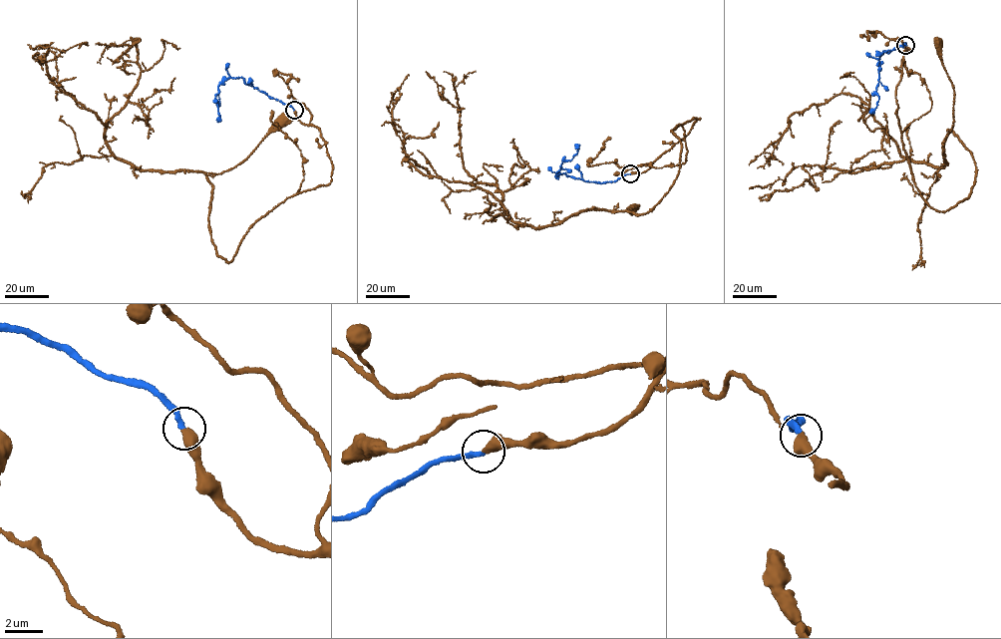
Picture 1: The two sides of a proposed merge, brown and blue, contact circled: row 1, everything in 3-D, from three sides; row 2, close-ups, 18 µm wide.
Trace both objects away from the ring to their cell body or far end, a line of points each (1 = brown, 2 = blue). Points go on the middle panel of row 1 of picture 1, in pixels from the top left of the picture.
1: (630, 173), (700, 118), (671, 131), (681, 145), (679, 171), (654, 206), (638, 215), (611, 211), (634, 207)
2: (630, 173), (615, 181), (601, 182), (557, 174), (564, 161), (570, 160), (578, 152), (575, 144)

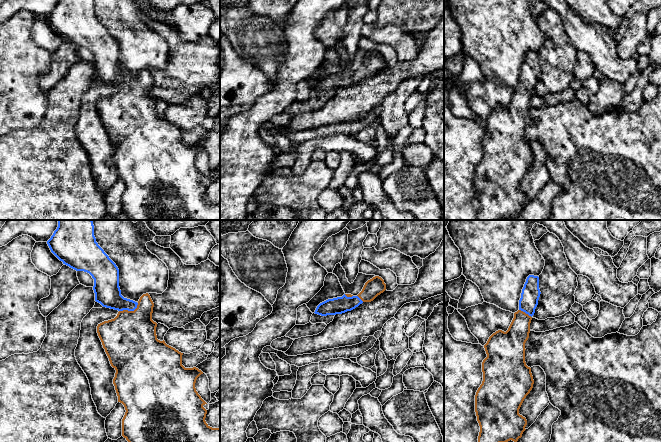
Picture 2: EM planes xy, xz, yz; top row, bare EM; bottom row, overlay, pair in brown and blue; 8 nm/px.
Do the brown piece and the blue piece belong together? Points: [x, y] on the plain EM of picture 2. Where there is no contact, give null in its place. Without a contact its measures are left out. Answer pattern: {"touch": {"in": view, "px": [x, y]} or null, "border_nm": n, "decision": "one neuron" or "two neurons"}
{"touch": {"in": "xy", "px": [129, 87]}, "border_nm": 170, "decision": "one neuron"}

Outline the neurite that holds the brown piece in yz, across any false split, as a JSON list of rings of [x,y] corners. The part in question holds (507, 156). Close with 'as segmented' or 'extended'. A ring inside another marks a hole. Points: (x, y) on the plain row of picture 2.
[[[529,51],[522,65],[519,76],[519,86],[514,89],[514,94],[506,108],[498,106],[493,109],[484,121],[487,133],[482,138],[483,157],[475,171],[475,188],[480,202],[478,220],[500,220],[510,216],[515,219],[522,213],[526,206],[527,196],[519,190],[519,185],[533,164],[534,156],[531,144],[525,138],[525,119],[529,114],[530,99],[540,73],[539,53]]]; extended

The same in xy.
[[[58,0],[47,20],[63,40],[92,52],[96,78],[119,87],[114,95],[98,100],[97,109],[111,142],[116,146],[113,160],[118,178],[122,179],[126,186],[122,195],[122,212],[129,220],[220,220],[220,204],[212,204],[206,199],[207,186],[203,182],[207,179],[195,164],[196,156],[203,148],[196,143],[185,144],[182,141],[183,129],[167,121],[164,116],[157,115],[157,99],[152,96],[154,79],[148,69],[143,70],[138,78],[121,71],[119,45],[96,18],[94,1]]]; extended

